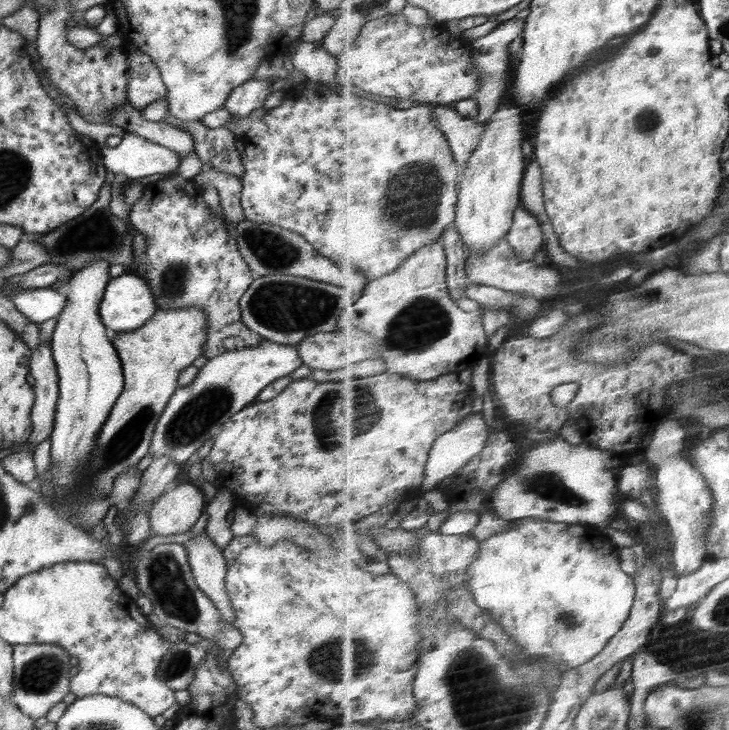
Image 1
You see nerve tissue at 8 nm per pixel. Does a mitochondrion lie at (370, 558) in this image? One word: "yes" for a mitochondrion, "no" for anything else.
yes

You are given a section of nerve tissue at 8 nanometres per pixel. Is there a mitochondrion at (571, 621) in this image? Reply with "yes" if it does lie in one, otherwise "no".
yes

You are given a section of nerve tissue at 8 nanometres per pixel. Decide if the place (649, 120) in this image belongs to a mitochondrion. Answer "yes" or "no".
yes

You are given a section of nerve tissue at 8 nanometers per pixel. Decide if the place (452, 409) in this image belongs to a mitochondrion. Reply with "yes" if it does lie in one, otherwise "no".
no

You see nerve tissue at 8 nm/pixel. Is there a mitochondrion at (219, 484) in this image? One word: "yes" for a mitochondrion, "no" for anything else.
no

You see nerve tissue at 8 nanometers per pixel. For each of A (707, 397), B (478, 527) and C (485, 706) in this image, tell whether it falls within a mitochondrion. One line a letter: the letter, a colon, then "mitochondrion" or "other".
A: mitochondrion
B: other
C: mitochondrion

